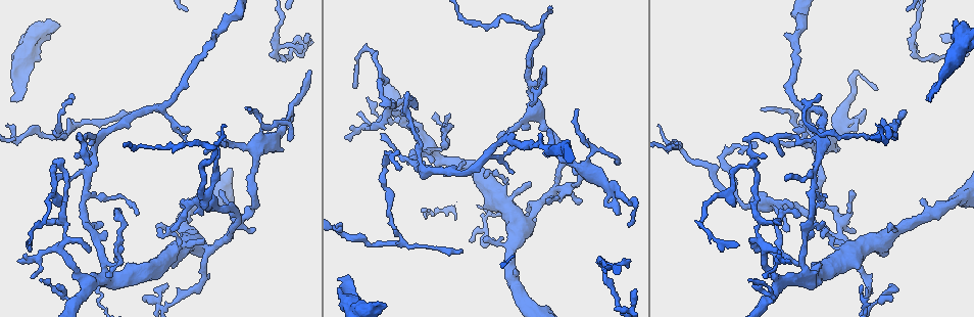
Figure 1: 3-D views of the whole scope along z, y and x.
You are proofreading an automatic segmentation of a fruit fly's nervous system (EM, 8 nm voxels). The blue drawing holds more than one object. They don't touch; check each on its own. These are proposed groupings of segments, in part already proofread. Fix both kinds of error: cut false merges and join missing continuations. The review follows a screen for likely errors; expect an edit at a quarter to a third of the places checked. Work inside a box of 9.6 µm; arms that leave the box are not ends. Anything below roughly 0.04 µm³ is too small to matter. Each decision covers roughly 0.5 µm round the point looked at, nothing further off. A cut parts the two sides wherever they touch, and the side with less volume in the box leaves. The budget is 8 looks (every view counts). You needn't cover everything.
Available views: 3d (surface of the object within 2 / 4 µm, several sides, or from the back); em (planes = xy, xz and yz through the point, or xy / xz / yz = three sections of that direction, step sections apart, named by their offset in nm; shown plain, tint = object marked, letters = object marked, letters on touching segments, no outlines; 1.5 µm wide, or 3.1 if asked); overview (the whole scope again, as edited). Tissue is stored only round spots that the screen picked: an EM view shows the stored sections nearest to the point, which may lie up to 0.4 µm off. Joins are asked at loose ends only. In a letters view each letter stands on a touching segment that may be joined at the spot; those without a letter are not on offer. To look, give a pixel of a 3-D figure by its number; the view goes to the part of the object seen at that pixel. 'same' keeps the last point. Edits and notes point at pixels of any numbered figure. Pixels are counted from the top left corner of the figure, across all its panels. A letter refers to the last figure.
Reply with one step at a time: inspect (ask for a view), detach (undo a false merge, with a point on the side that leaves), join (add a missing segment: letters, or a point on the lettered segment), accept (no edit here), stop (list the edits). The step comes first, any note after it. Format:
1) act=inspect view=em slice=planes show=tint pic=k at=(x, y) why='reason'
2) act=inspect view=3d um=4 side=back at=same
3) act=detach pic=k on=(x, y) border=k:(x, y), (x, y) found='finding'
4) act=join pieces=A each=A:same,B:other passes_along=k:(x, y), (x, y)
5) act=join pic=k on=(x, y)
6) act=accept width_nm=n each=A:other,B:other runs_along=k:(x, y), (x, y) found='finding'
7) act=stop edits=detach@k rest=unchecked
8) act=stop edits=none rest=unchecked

act=inspect view=3d um=4 side=back pic=1 at=(629, 227) why='thin end'

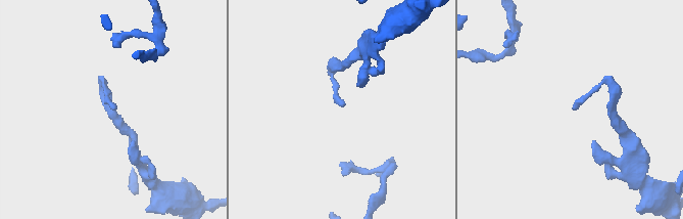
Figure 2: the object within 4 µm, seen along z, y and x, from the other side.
act=inspect view=em slice=yz step=8 show=tint pic=2 at=(115, 108) why='now the EM'

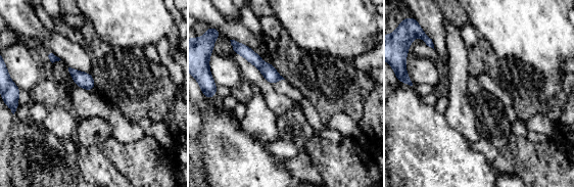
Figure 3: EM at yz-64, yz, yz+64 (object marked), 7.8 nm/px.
act=inspect view=em slice=planes show=letters at=same why='cut it another way'

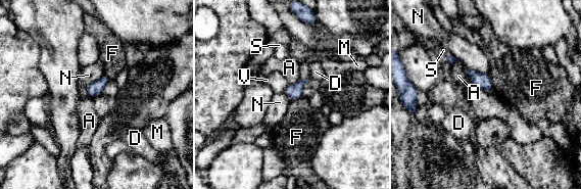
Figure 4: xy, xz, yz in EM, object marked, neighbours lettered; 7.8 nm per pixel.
act=accept width_nm=110 each=A:other,D:other,F:other,M:other,N:other,S:other,V:other border=4:(466, 68), (471, 82), (475, 86) found='none of them fits'

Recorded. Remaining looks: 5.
act=inspect view=em slice=xy step=8 show=letters pic=1 at=(852, 191) why='tapers out'

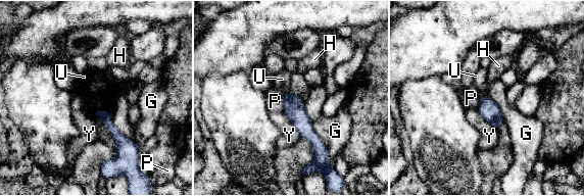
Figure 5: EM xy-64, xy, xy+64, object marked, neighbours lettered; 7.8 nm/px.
act=inspect view=em slice=planes show=letters at=same

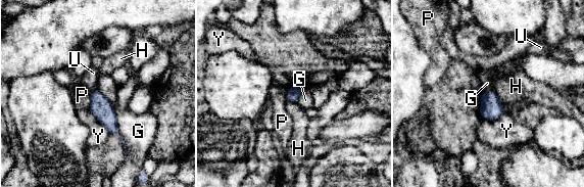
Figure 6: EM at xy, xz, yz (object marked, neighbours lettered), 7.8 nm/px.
act=accept each=G:other,H:other,P:other,U:other,Y:other border=6:(96, 89), (110, 103), (120, 133) found='no lettered segment goes on from it'

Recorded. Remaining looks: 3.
act=inspect view=3d um=2 side=back pic=1 at=(223, 143) why='an open end'

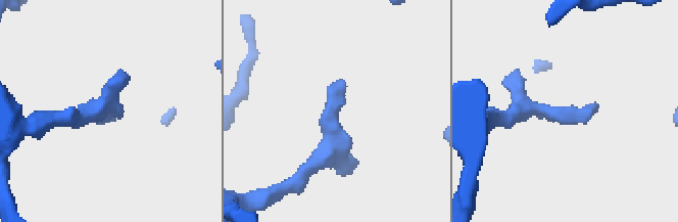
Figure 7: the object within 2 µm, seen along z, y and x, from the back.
act=inspect view=em slice=xz step=4 show=letters pic=7 at=(342, 83) why='shape alone is not enough'

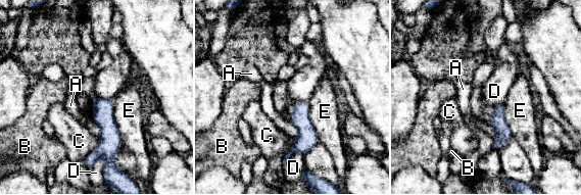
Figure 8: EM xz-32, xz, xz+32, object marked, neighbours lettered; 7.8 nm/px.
act=inspect view=em slice=planes show=letters at=same

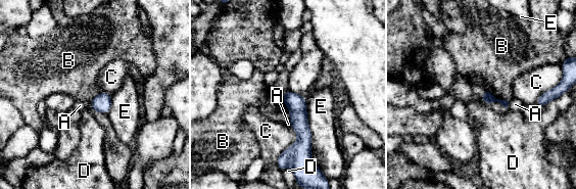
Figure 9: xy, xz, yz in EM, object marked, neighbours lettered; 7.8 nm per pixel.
act=join pieces=A longest_contact=E:400nm each=A:same,B:other,C:other,D:other,E:other found='the cell continues'

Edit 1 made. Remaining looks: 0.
act=stop edits=join@9 rest=unchecked

